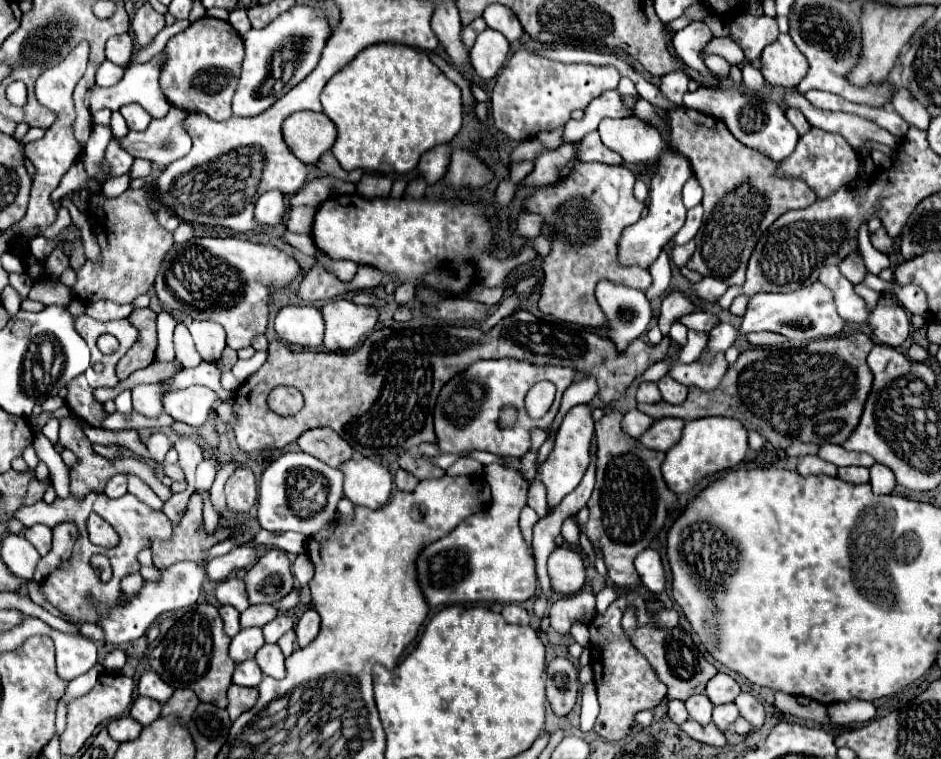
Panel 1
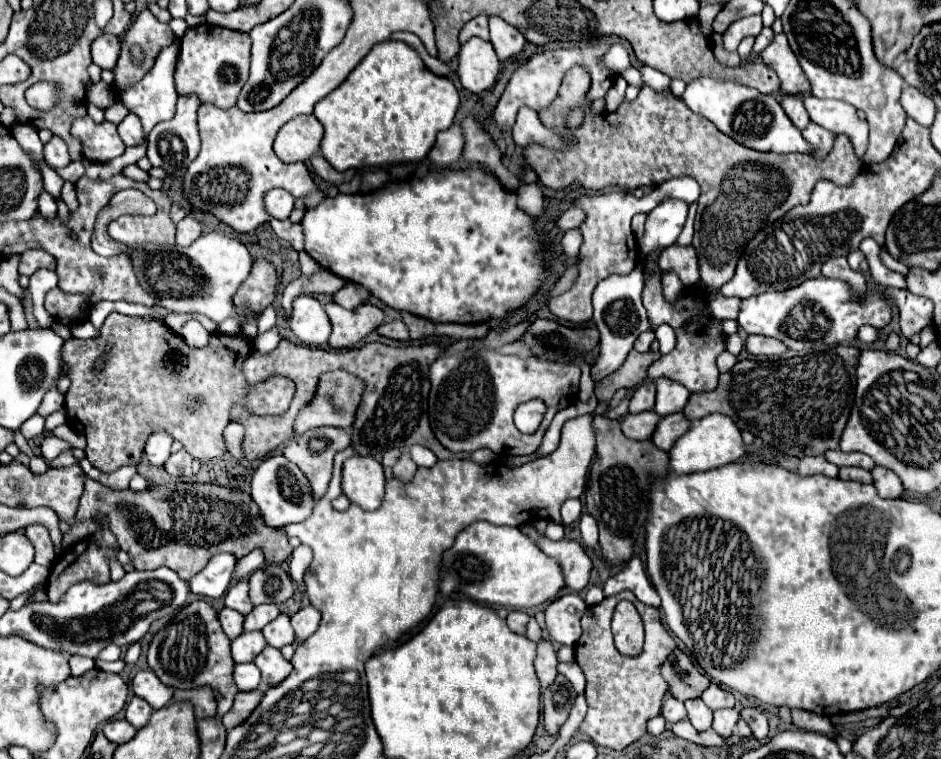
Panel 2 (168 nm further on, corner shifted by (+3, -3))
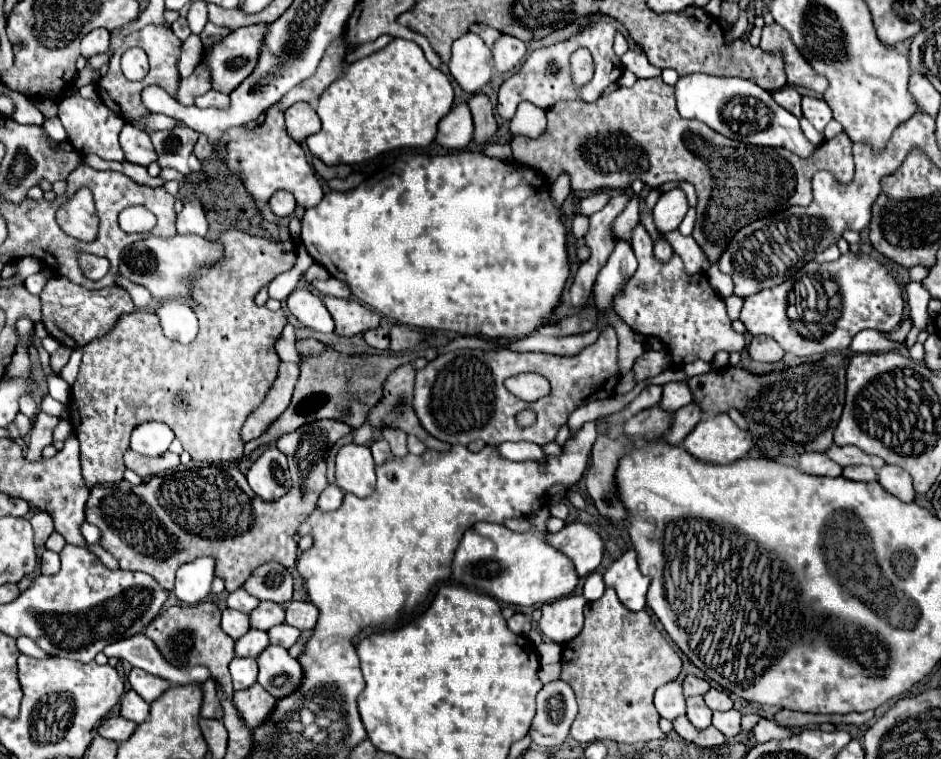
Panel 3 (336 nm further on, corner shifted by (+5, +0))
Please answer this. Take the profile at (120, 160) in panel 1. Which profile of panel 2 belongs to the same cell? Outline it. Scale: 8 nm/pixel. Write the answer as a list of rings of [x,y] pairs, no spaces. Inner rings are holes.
[[[85,116],[73,122],[71,134],[81,138],[83,154],[87,160],[93,160],[93,162],[117,158],[125,150],[125,144],[117,134],[117,126],[111,122],[95,124],[89,116]]]

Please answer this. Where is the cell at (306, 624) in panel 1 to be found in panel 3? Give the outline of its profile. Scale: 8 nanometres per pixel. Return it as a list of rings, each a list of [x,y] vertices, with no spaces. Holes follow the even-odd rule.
[[[291,601],[287,605],[287,623],[305,631],[313,629],[319,617],[319,609],[311,601]]]

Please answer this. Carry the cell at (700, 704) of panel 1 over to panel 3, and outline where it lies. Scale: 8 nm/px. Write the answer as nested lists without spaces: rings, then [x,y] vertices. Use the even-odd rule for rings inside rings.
[[[689,697],[687,699],[687,717],[697,729],[707,729],[711,725],[711,709],[707,709],[703,697]]]

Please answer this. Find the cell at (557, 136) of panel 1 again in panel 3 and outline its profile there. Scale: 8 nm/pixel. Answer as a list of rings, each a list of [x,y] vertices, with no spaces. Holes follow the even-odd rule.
[[[521,103],[517,107],[515,117],[511,119],[511,133],[513,135],[525,135],[525,137],[539,137],[545,131],[545,111],[531,105]]]

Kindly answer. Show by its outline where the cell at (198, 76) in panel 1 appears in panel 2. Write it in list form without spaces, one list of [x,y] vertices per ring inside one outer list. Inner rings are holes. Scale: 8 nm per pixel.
[[[199,24],[189,28],[181,38],[175,66],[177,94],[179,96],[195,94],[201,100],[201,104],[213,104],[217,108],[233,108],[249,76],[249,50],[251,40],[243,32],[211,24]]]

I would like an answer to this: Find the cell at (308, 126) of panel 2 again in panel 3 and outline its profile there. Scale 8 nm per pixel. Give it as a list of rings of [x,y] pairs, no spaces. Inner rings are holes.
[[[295,103],[285,111],[287,131],[295,141],[303,141],[305,137],[317,133],[321,129],[321,121],[315,109],[309,103]]]

